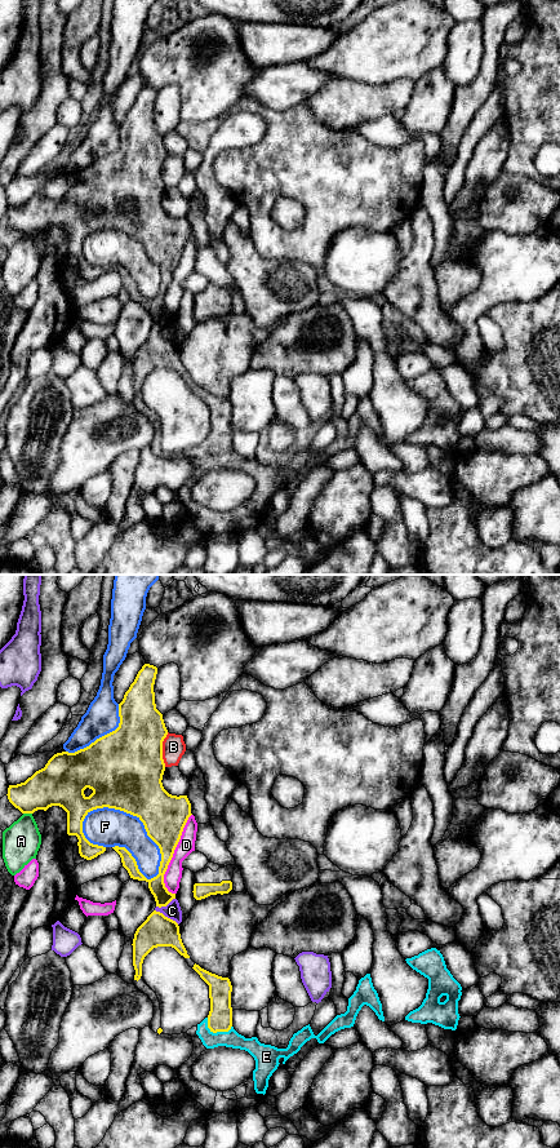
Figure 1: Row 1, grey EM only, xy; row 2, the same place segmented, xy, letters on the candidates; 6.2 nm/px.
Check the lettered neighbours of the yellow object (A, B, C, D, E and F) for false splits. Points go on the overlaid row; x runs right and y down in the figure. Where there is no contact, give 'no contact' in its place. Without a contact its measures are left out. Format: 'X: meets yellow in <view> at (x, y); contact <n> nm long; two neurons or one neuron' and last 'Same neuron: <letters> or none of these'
A: meets yellow in xy at (27, 812); contact 60 nm long; two neurons
B: meets yellow in xy at (161, 749); contact 220 nm long; two neurons
C: meets yellow in xy at (167, 917); contact 180 nm long; two neurons
D: meets yellow in xy at (173, 852); contact 500 nm long; two neurons
E: meets yellow in xy at (216, 1032); contact 170 nm long; one neuron
F: meets yellow in xy at (142, 821); contact 600 nm long; two neurons
Same neuron: E

